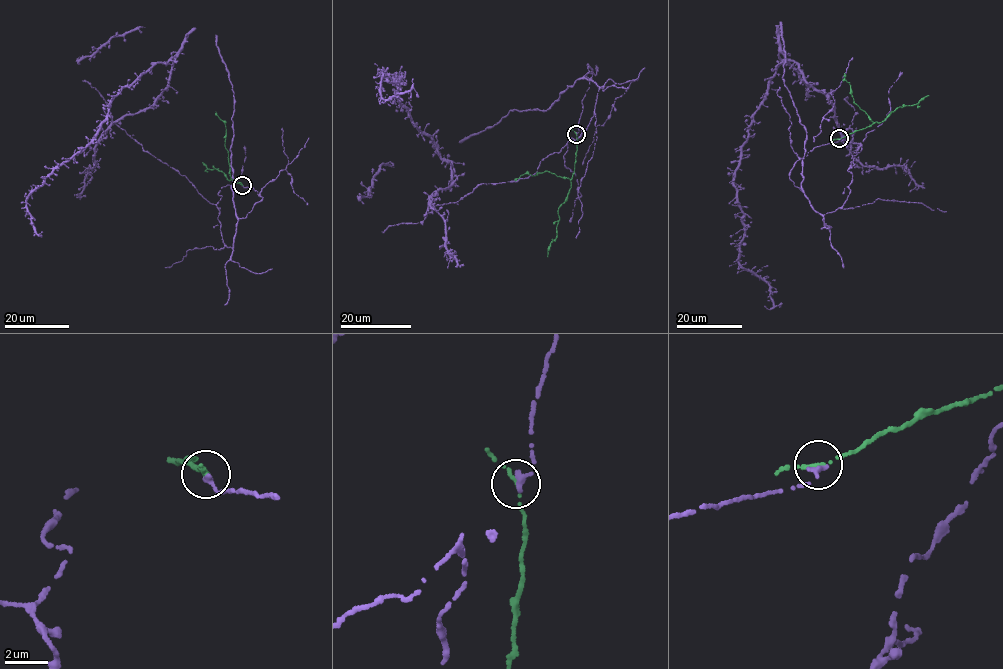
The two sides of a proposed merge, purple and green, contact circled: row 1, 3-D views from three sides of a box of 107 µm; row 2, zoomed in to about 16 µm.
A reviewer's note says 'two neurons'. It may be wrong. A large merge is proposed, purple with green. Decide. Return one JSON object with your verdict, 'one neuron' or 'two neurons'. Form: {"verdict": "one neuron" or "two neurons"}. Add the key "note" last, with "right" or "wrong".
{"verdict": "one neuron", "note": "wrong"}

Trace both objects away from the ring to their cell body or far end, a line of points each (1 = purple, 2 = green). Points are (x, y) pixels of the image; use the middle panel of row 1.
1: (576, 134), (587, 64), (577, 138), (434, 205), (450, 163), (402, 77), (381, 73), (381, 95), (413, 78)
2: (576, 134), (571, 187), (557, 211), (556, 237), (547, 257)

